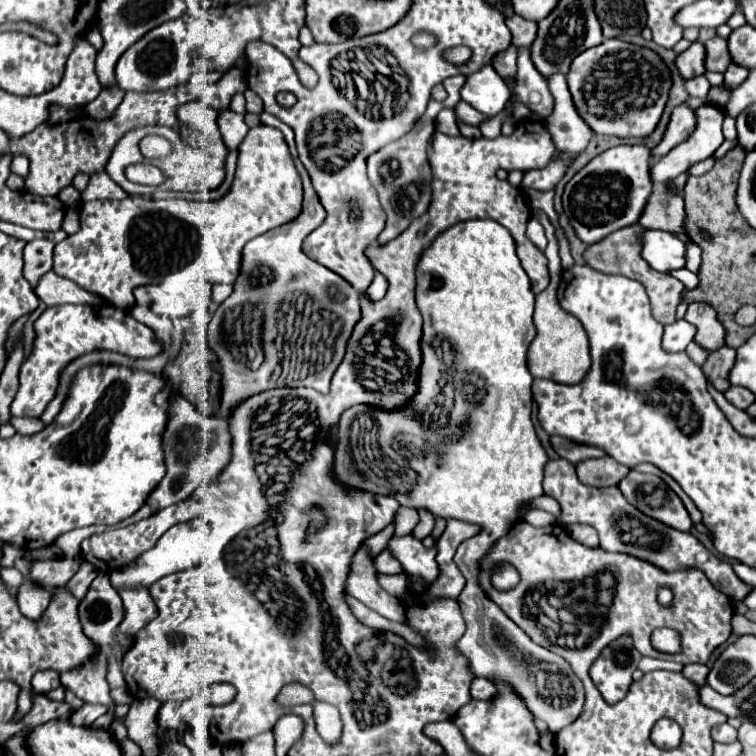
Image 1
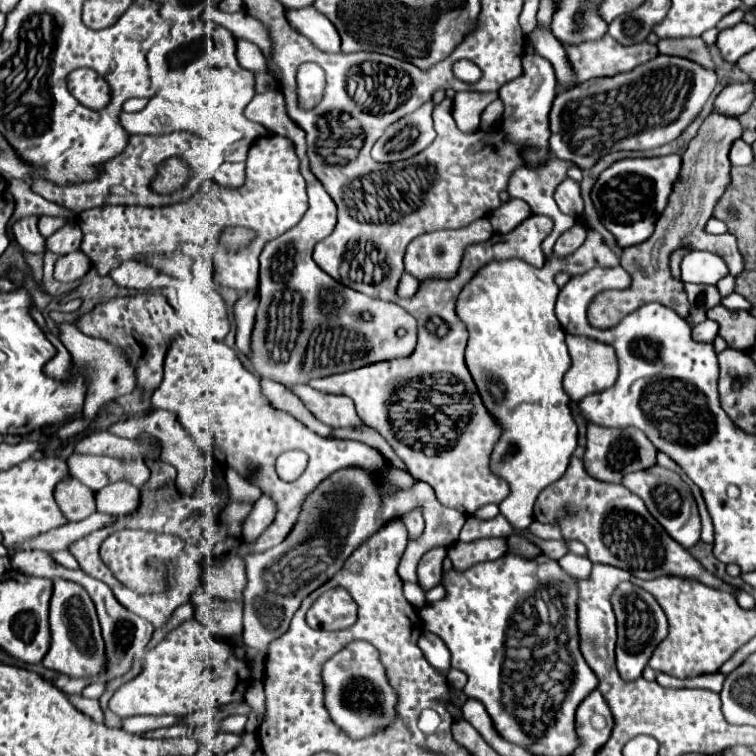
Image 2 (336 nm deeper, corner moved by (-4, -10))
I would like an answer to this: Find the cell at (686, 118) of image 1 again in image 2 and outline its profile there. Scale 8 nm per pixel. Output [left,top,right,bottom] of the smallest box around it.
[713,83,755,117]

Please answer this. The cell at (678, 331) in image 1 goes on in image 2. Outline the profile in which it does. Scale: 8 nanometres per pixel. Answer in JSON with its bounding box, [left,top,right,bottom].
[693,319,719,343]

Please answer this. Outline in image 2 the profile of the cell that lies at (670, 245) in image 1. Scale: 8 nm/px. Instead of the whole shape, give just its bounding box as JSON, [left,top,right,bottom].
[681,251,727,285]

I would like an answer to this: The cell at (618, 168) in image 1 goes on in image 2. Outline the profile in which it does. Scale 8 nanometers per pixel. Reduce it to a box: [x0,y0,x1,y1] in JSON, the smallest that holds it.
[591,155,681,247]

